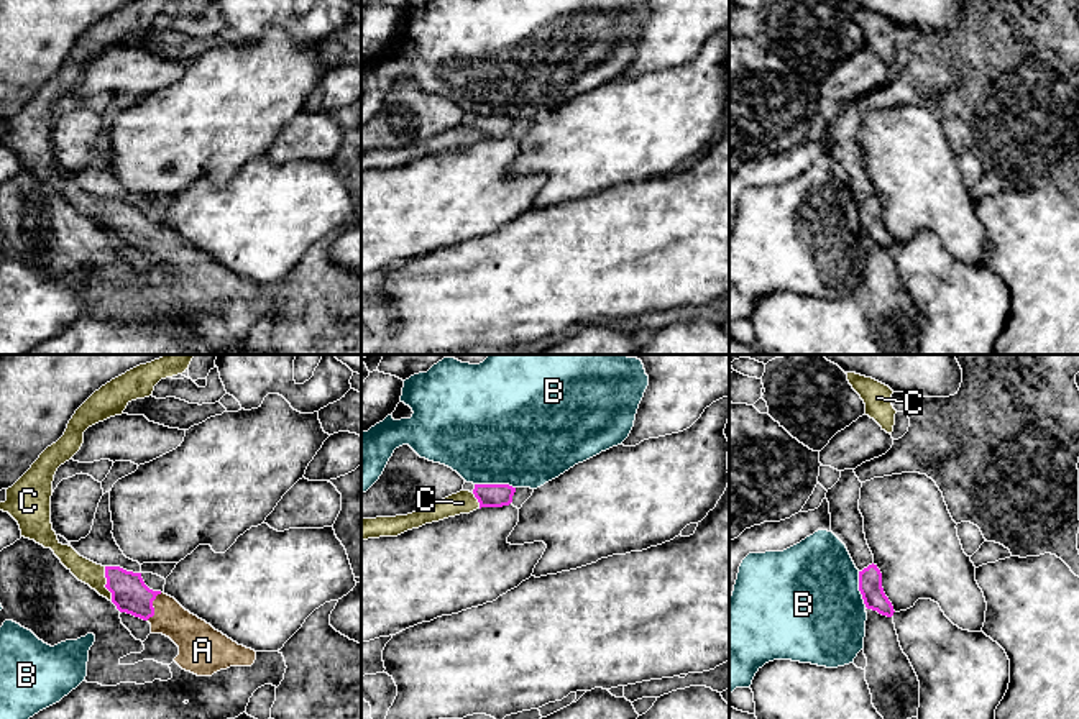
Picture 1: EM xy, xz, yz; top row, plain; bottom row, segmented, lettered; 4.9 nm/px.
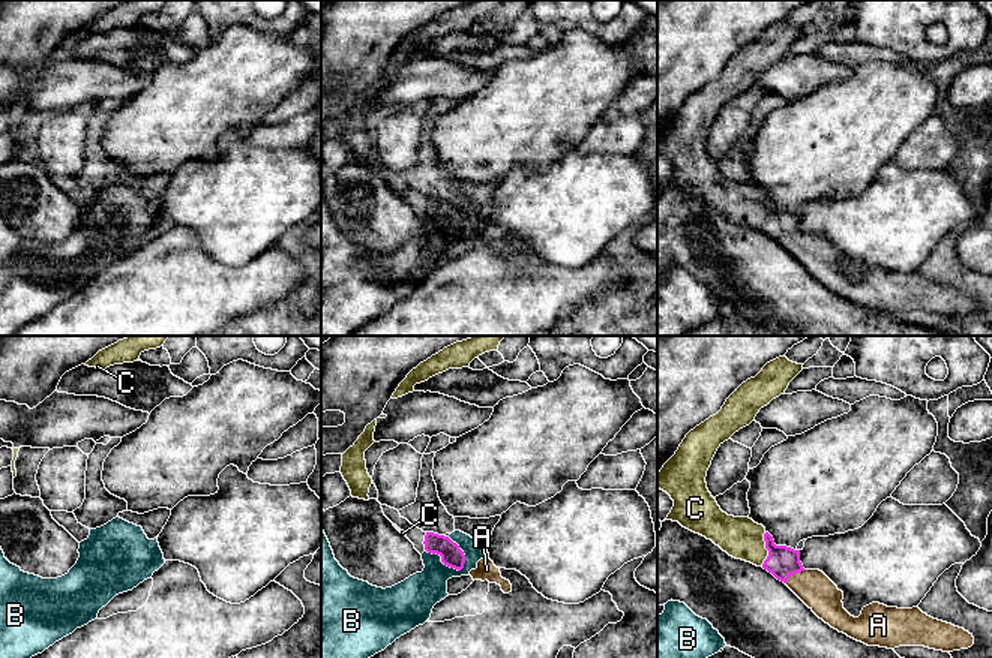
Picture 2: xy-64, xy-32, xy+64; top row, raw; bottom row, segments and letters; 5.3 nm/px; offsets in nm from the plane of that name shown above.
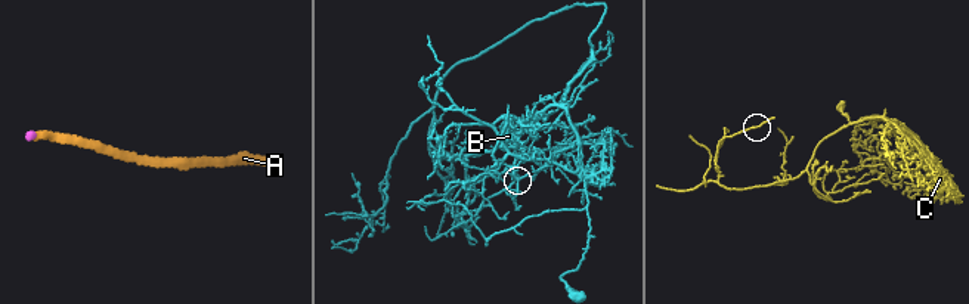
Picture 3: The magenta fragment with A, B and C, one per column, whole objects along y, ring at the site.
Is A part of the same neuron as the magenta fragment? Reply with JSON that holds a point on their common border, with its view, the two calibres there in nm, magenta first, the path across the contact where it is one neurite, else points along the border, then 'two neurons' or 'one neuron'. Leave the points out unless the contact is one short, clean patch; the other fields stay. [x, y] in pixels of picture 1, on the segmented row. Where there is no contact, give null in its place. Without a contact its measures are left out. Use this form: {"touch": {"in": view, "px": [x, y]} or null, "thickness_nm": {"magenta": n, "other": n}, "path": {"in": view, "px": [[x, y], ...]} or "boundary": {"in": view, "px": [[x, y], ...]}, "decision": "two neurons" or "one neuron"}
{"touch": {"in": "xy", "px": [151, 606]}, "thickness_nm": {"magenta": 180, "other": 180}, "decision": "one neuron"}

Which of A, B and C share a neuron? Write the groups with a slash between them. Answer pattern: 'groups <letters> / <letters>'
groups A C / B

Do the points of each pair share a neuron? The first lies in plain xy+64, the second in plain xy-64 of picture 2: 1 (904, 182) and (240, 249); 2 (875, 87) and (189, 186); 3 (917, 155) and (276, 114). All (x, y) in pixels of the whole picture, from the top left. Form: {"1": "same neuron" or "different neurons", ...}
{"1": "same neuron", "2": "different neurons", "3": "different neurons"}

